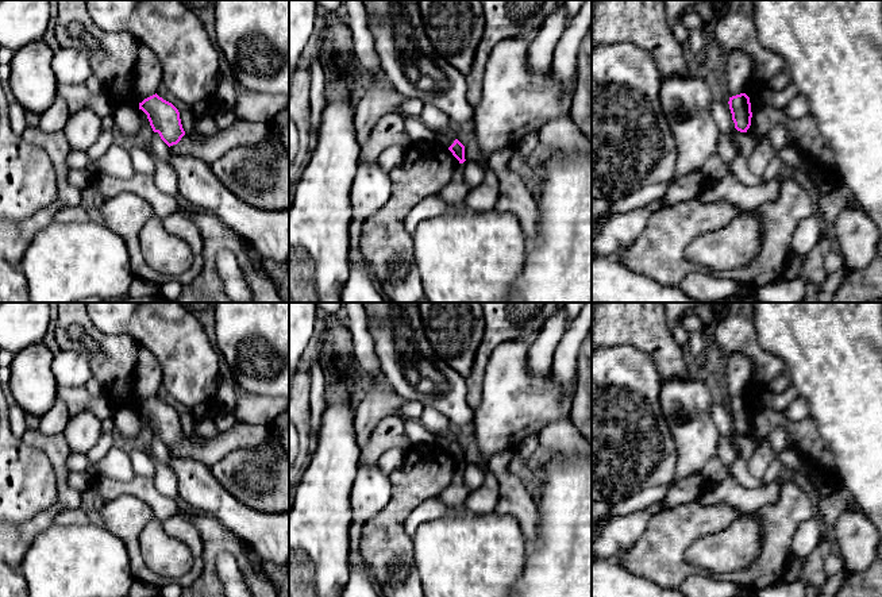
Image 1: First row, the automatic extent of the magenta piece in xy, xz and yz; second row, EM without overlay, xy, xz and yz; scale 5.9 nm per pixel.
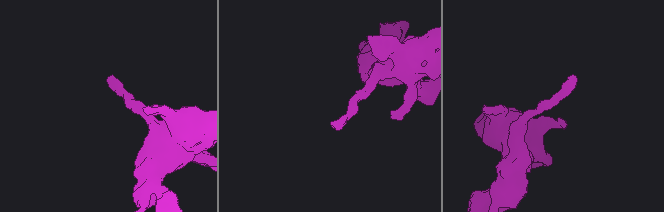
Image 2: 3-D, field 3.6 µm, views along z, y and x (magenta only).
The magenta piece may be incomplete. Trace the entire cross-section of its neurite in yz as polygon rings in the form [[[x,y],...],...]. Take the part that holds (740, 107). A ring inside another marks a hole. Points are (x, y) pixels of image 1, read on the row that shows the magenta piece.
[[[740,93],[729,97],[728,104],[735,128],[740,132],[747,132],[752,118],[750,97],[746,93]]]

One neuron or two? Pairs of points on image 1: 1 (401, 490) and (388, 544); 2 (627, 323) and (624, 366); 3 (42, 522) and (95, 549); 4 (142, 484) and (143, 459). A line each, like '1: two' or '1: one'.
1: one
2: two
3: two
4: two

